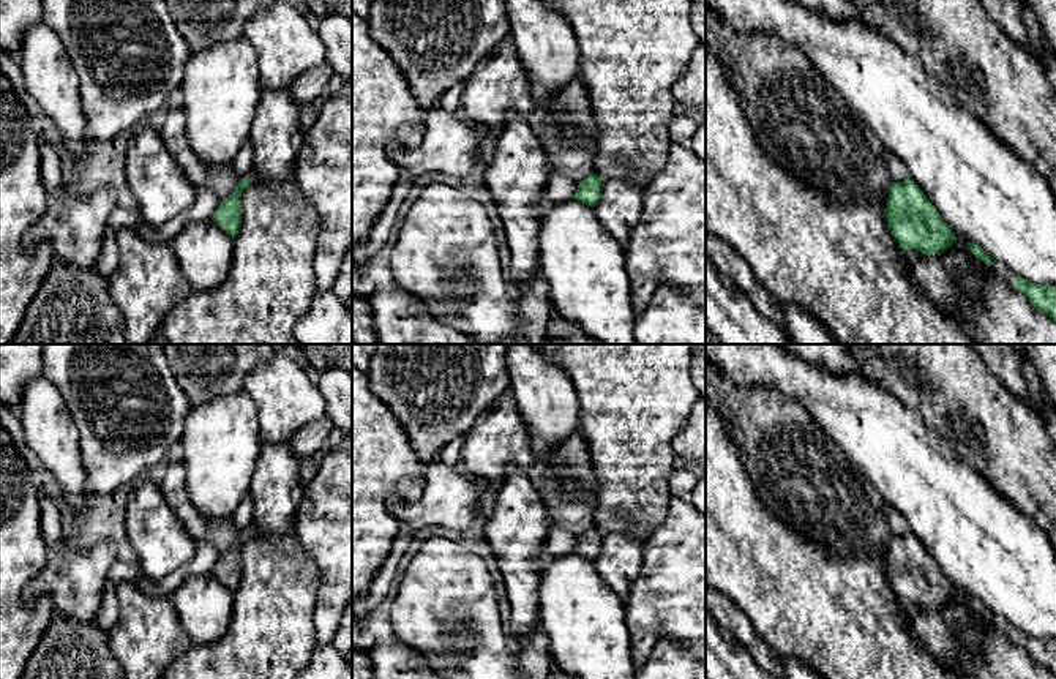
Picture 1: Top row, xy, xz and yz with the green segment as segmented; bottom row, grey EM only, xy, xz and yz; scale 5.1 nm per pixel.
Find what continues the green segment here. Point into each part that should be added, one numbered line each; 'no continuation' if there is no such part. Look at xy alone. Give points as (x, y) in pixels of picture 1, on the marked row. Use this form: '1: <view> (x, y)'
no continuation

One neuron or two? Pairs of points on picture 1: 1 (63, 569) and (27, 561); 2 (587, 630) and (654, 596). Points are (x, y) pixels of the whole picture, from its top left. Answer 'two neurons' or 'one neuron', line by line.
1: two neurons
2: two neurons

